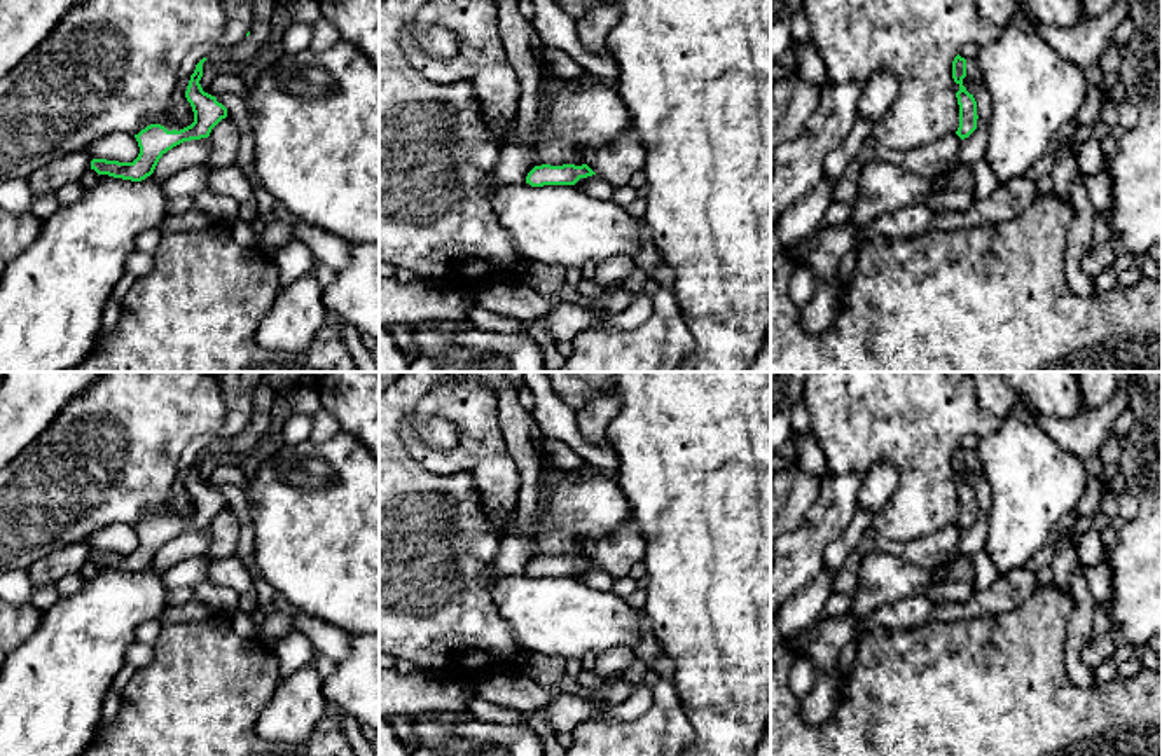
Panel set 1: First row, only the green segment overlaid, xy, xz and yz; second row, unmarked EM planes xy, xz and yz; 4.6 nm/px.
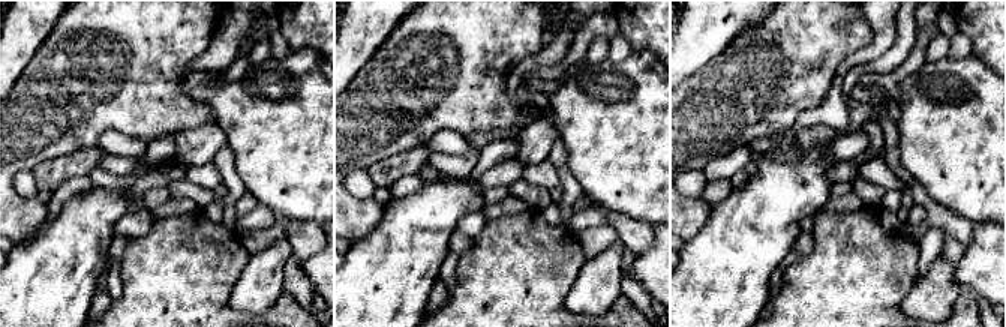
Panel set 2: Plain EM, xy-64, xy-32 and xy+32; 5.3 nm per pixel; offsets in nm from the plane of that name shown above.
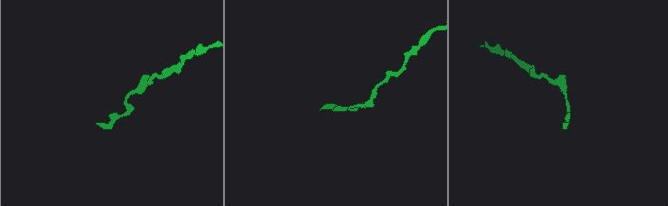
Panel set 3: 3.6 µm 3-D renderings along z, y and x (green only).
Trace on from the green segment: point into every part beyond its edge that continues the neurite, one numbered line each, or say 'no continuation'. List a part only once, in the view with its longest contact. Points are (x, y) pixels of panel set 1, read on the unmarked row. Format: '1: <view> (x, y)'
no continuation

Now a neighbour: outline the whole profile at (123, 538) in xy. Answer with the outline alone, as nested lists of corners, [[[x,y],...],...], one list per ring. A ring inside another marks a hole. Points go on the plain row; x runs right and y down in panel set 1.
[[[112,524],[89,534],[86,543],[93,550],[133,553],[140,545],[140,538],[135,526]]]

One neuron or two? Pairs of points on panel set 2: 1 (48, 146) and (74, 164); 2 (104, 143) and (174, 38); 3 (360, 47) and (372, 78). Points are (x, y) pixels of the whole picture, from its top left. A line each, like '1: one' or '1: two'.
1: two
2: two
3: two

